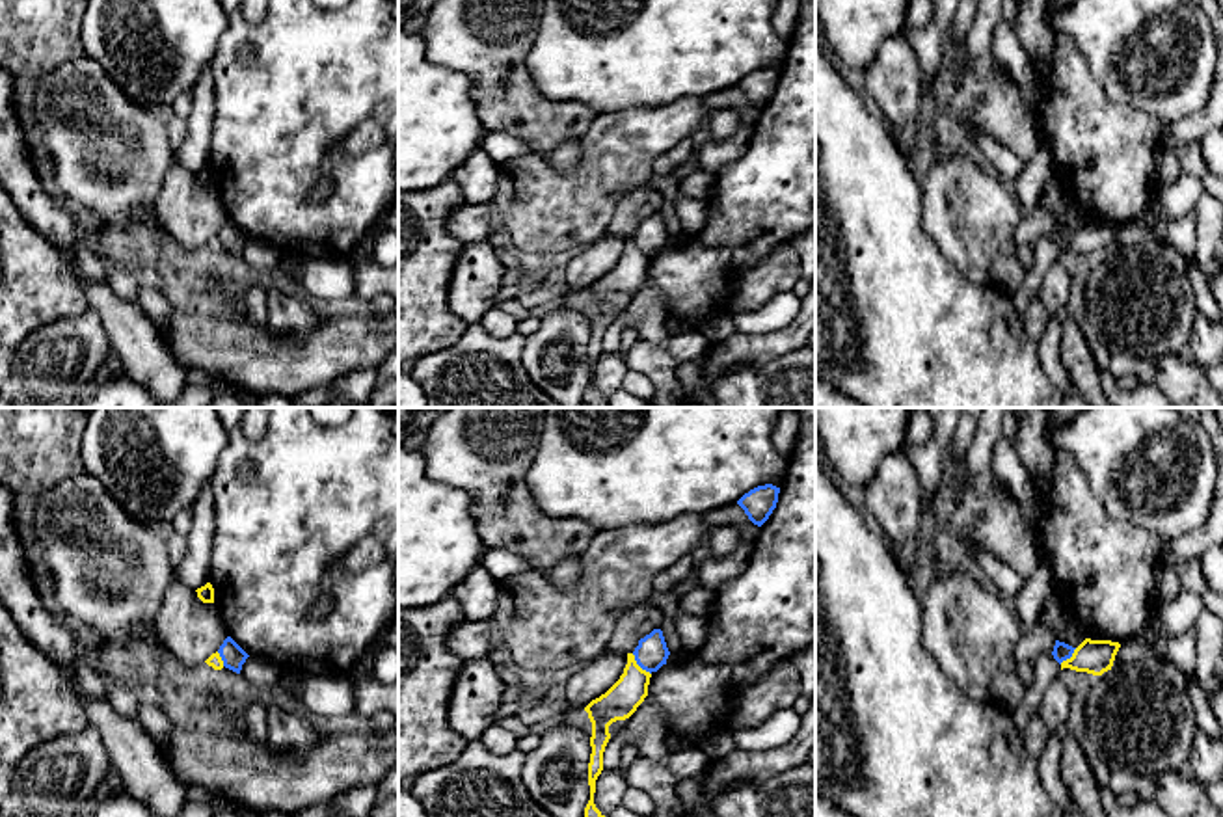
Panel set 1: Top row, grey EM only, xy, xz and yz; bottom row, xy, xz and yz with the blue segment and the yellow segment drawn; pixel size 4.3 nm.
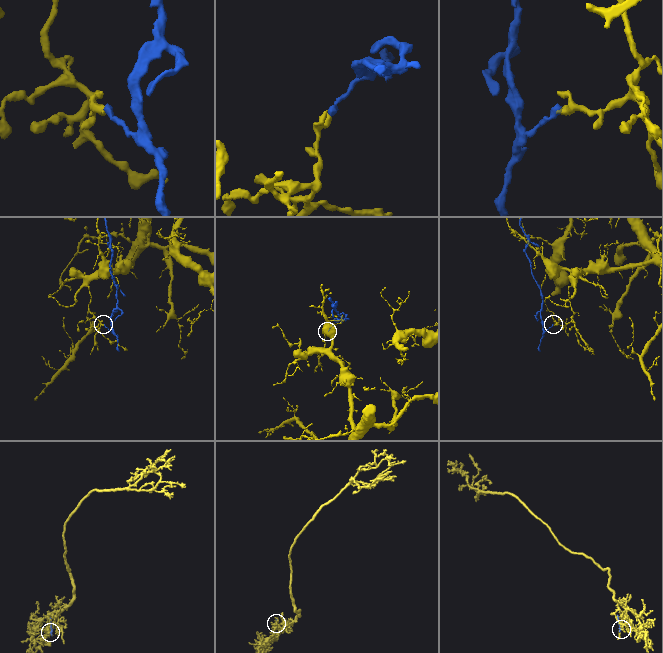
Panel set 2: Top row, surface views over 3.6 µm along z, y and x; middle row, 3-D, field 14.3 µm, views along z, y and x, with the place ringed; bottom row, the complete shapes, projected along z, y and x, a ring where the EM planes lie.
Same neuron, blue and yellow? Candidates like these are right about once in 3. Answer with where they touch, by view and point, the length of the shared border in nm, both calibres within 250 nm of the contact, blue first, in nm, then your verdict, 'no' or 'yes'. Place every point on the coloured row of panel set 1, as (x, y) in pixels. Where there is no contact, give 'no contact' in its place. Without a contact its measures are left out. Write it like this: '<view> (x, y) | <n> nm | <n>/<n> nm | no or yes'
xz (639, 665) | 130 nm | 140/150 nm | no

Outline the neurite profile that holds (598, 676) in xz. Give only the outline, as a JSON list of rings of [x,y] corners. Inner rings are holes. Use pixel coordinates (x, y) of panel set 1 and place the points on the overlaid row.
[[[603,651],[594,661],[585,663],[566,683],[566,703],[573,711],[585,711],[585,707],[605,694],[624,674],[627,655],[618,651]]]

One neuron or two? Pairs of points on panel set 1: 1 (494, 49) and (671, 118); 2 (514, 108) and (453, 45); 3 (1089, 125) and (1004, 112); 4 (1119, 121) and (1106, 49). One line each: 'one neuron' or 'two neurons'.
1: two neurons
2: one neuron
3: two neurons
4: two neurons

